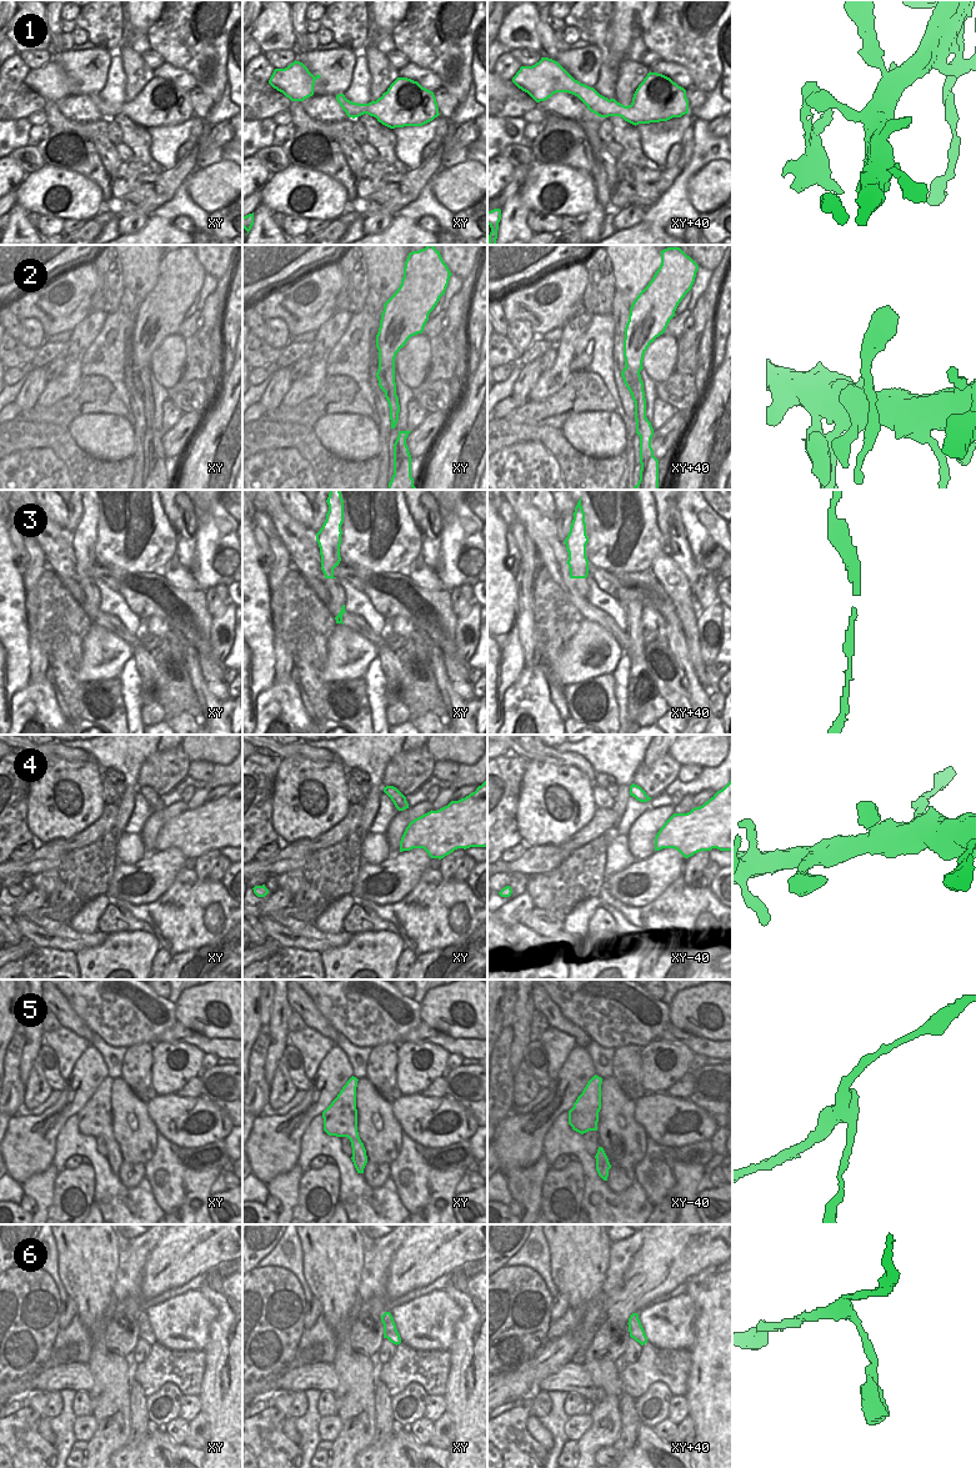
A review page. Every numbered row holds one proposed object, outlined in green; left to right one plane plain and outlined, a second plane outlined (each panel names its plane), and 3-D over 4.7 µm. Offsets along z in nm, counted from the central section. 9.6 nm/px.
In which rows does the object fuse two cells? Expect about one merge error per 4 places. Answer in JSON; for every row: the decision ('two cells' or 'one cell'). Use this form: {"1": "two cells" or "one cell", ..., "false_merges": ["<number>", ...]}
{"1": "two cells", "2": "one cell", "3": "one cell", "4": "one cell", "5": "one cell", "6": "one cell", "false_merges": ["1"]}

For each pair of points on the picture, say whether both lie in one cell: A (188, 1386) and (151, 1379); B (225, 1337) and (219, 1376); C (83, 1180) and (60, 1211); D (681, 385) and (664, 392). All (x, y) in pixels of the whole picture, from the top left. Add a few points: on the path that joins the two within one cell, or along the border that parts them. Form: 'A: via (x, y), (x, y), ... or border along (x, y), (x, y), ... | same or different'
A: via (179, 1377), (160, 1376) | same
B: via (225, 1347), (223, 1366) | same
C: via (73, 1186), (63, 1192), (60, 1201) | same
D: via (677, 389), (667, 391) | same

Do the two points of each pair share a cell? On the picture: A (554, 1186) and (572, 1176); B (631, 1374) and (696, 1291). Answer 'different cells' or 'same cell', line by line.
A: same cell
B: different cells

